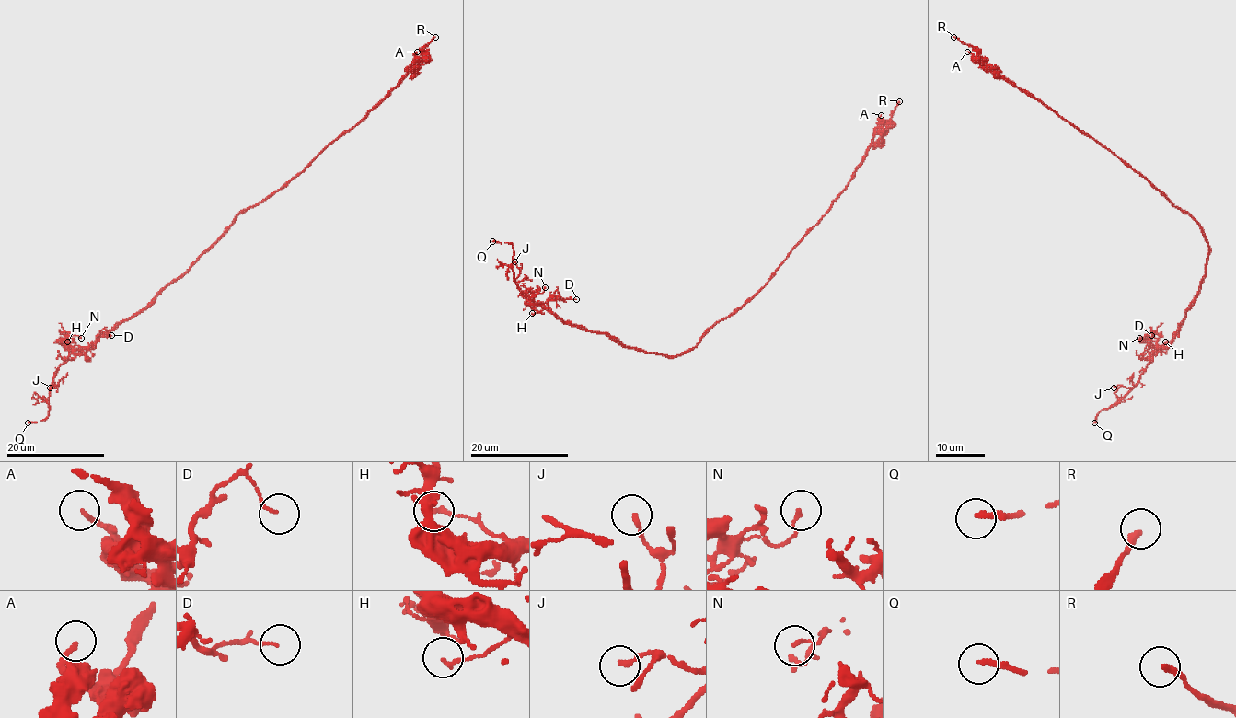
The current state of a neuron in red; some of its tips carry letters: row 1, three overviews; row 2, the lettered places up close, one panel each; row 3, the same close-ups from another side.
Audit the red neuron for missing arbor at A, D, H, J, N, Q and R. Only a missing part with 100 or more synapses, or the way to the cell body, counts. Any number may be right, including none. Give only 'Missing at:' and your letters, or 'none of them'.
Missing at: Q

